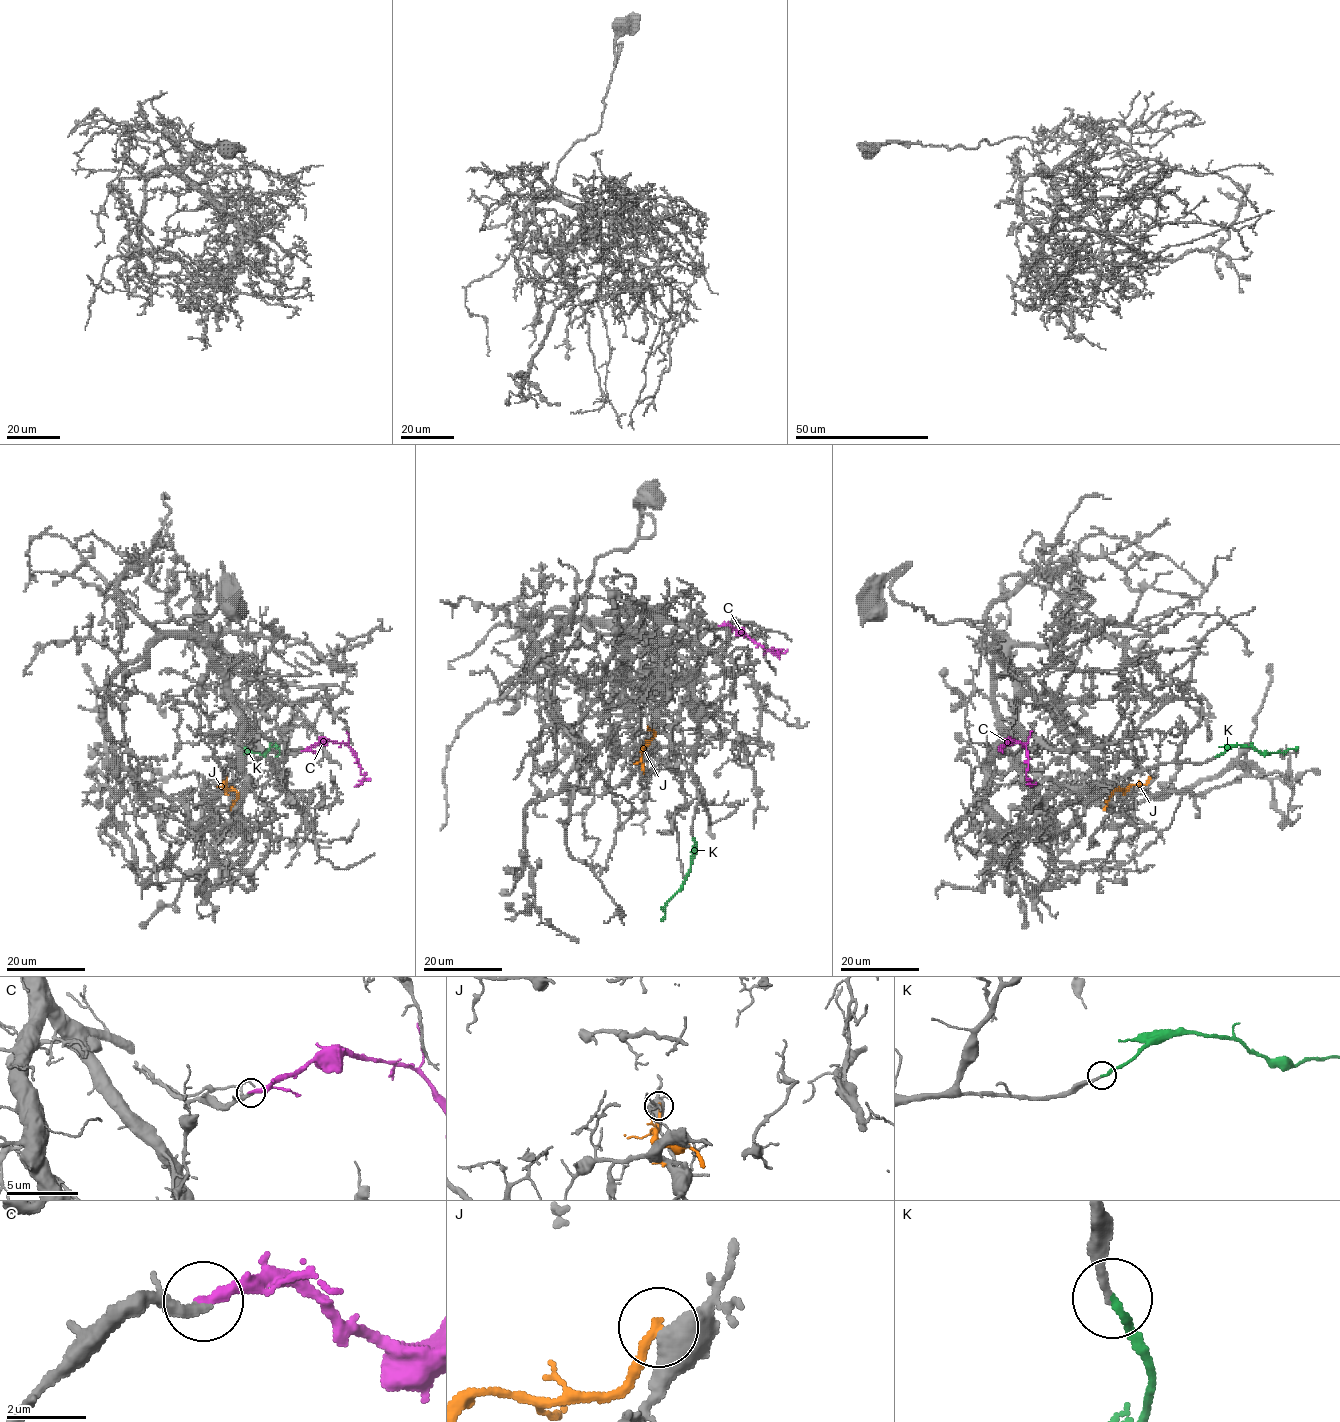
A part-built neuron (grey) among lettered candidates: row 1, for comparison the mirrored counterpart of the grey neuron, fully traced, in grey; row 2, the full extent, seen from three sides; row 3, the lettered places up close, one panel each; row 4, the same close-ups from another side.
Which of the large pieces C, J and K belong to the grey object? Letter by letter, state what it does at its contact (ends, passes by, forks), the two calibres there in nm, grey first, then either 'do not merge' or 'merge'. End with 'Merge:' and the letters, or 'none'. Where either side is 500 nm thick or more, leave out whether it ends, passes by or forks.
C: it ends; calibres 320 and 280 nm; do not merge
J: calibres 750 and 240 nm; do not merge
K: it ends; calibres 190 and 170 nm; merge
Merge: K

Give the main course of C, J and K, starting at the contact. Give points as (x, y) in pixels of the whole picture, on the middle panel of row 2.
C: (719, 626), (729, 625), (765, 648), (781, 649), (777, 654), (772, 652)
J: (643, 773), (641, 751), (655, 732), (647, 726)
K: (693, 839), (697, 849), (691, 869), (680, 889), (664, 906), (665, 916), (660, 921)

